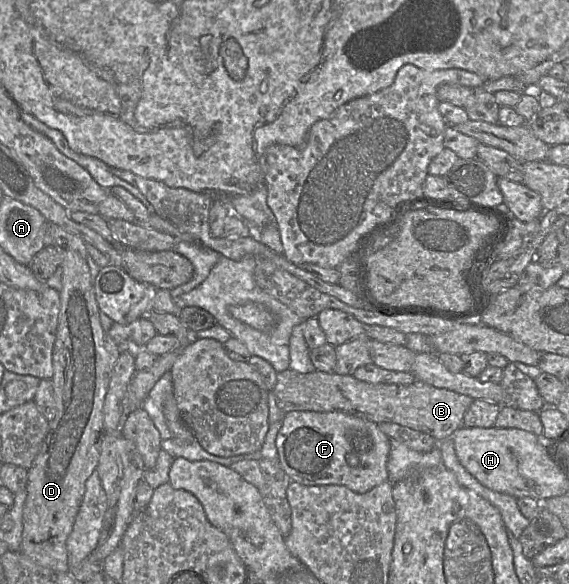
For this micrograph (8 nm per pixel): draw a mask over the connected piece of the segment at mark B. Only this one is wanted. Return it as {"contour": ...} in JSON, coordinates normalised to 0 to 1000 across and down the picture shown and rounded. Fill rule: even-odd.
{"contour":[[[504,632],[487,639],[480,664],[489,697],[499,705],[601,704],[659,724],[689,723],[752,743],[775,755],[814,729],[814,712],[833,683],[796,670],[766,664],[731,651],[717,661],[654,658],[617,642],[578,640],[562,635],[524,639]]]}

